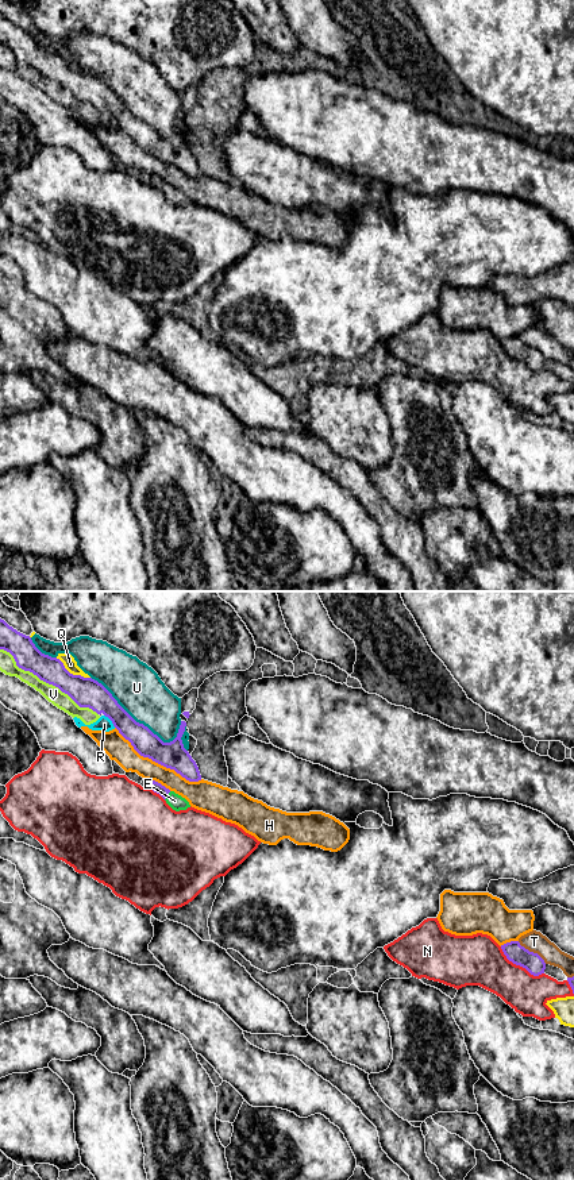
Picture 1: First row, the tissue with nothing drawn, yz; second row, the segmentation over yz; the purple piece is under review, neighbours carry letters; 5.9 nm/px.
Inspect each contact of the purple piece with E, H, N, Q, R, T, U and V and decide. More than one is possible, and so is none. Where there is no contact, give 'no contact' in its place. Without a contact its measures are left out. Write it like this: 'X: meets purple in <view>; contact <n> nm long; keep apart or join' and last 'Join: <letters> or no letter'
E: meets purple in yz; contact 70 nm long; join
H: meets purple in yz; contact 600 nm long; keep apart
N: meets purple in yz; contact 300 nm long; keep apart
Q: meets purple in yz; contact 240 nm long; keep apart
R: meets purple in yz; contact 100 nm long; keep apart
T: meets purple in yz; contact 220 nm long; keep apart
U: meets purple in yz; contact 650 nm long; keep apart
V: meets purple in yz; contact 700 nm long; keep apart
Join: E

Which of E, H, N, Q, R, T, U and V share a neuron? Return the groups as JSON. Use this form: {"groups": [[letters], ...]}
{"groups": [["E"], ["H"], ["N"], ["Q"], ["R", "V"], ["T"], ["U"]]}

